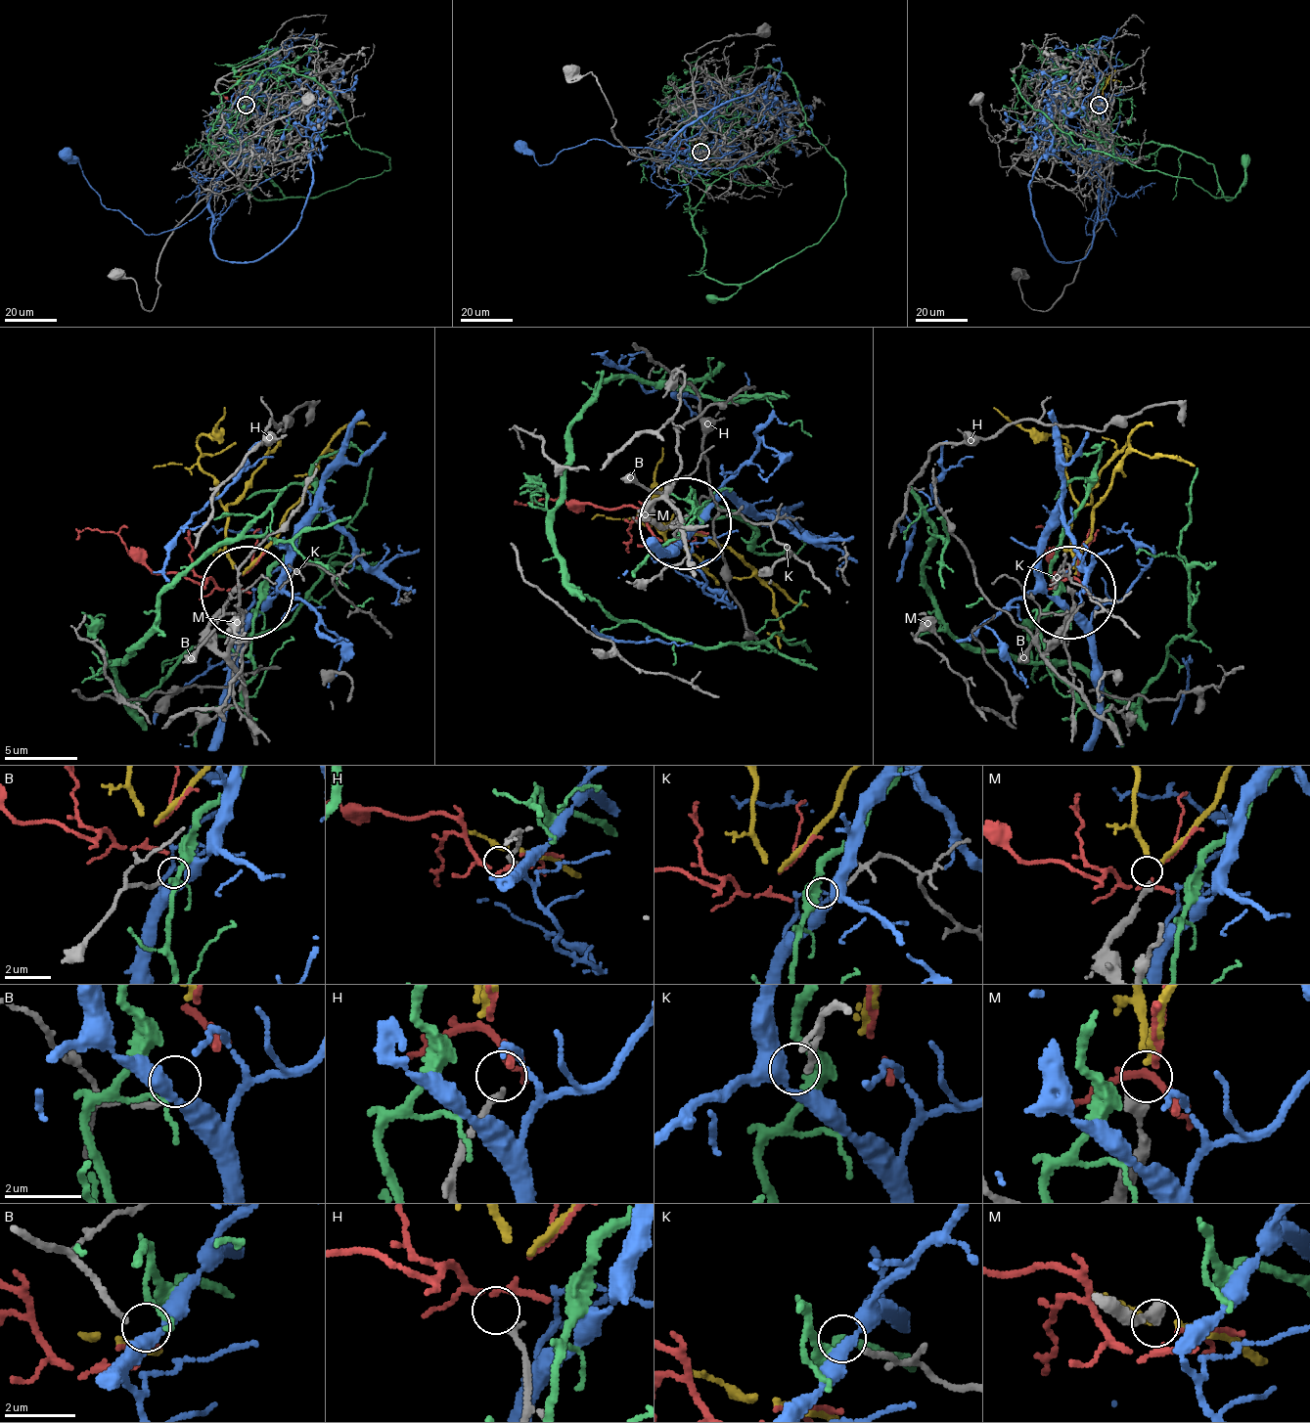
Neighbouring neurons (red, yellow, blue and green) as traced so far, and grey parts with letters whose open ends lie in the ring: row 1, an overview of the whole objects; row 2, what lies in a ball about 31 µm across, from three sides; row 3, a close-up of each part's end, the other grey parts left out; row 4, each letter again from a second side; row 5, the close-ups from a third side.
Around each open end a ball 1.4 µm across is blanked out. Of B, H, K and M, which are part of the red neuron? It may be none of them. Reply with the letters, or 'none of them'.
none of them

